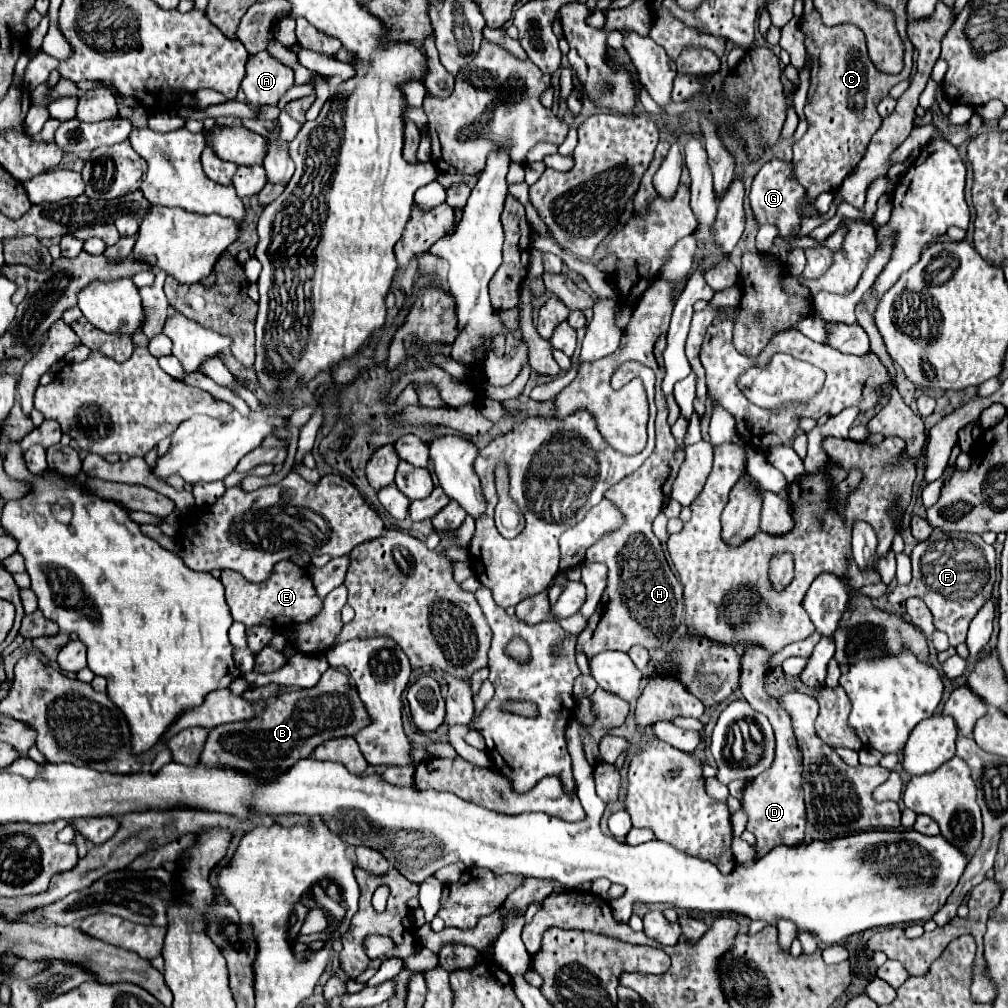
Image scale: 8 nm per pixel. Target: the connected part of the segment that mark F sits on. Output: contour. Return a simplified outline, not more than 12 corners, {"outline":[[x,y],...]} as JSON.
{"outline":[[932,532],[888,600],[926,602],[956,646],[990,600],[996,552]]}

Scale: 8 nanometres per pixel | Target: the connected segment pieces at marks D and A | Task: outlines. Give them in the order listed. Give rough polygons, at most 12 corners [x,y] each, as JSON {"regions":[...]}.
{"regions":[[[766,650],[742,656],[740,690],[776,734],[776,758],[744,788],[758,856],[804,842],[802,754],[764,692]],[[266,50],[248,58],[242,90],[252,106],[294,86],[294,70]]]}

